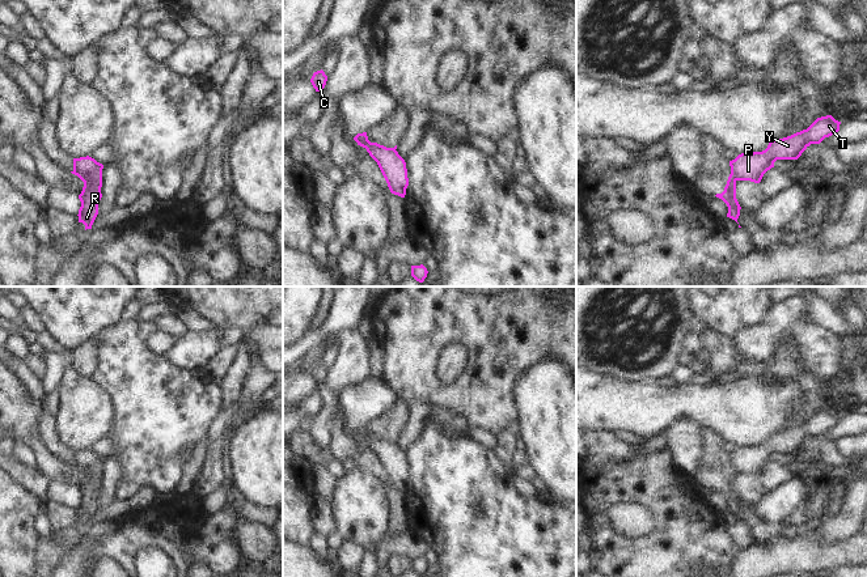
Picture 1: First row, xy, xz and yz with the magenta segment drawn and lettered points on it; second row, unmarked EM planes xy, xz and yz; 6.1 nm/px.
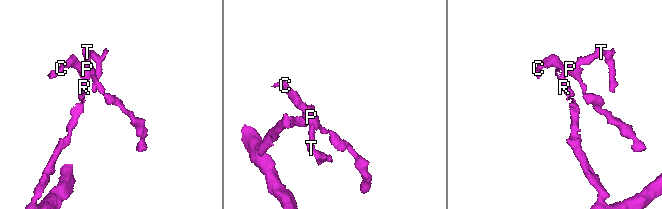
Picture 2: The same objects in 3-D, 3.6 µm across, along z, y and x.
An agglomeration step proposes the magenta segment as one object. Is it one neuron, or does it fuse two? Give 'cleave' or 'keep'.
cleave

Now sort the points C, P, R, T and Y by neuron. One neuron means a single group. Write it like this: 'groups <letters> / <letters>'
groups C P T Y / R

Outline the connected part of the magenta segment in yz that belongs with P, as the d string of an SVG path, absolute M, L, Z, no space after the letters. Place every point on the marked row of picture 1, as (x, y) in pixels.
M832 115L817 118L807 130L791 136L771 140L762 152L741 153L729 161L736 181L760 183L777 160L798 160L811 144L820 144L839 131L841 122Z

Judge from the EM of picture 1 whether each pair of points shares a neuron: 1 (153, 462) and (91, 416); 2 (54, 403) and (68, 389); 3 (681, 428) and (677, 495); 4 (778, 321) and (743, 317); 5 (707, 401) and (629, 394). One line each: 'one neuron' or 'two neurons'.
1: two neurons
2: two neurons
3: two neurons
4: two neurons
5: one neuron

